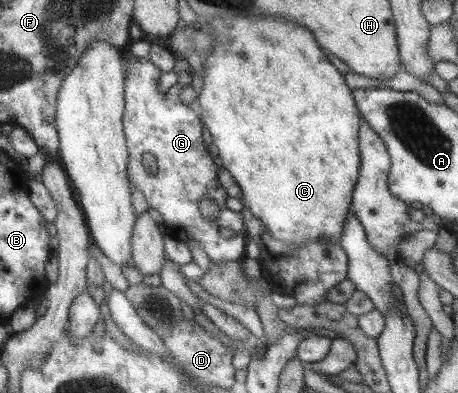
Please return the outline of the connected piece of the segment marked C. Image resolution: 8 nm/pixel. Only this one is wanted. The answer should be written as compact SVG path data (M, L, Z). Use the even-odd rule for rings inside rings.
M250 16L250 18L214 17L210 19L210 26L213 30L214 43L212 43L212 55L204 60L204 85L201 93L197 96L198 104L202 111L202 121L208 128L213 143L218 147L222 166L233 175L234 180L242 189L243 208L247 208L261 224L265 224L265 228L269 230L273 238L281 240L284 244L304 246L317 240L327 240L332 244L339 244L353 201L353 192L358 184L361 165L360 112L342 72L326 58L326 54L316 44L314 36L310 32L306 32L304 28L298 28L296 24L280 22L274 18L252 18Z

